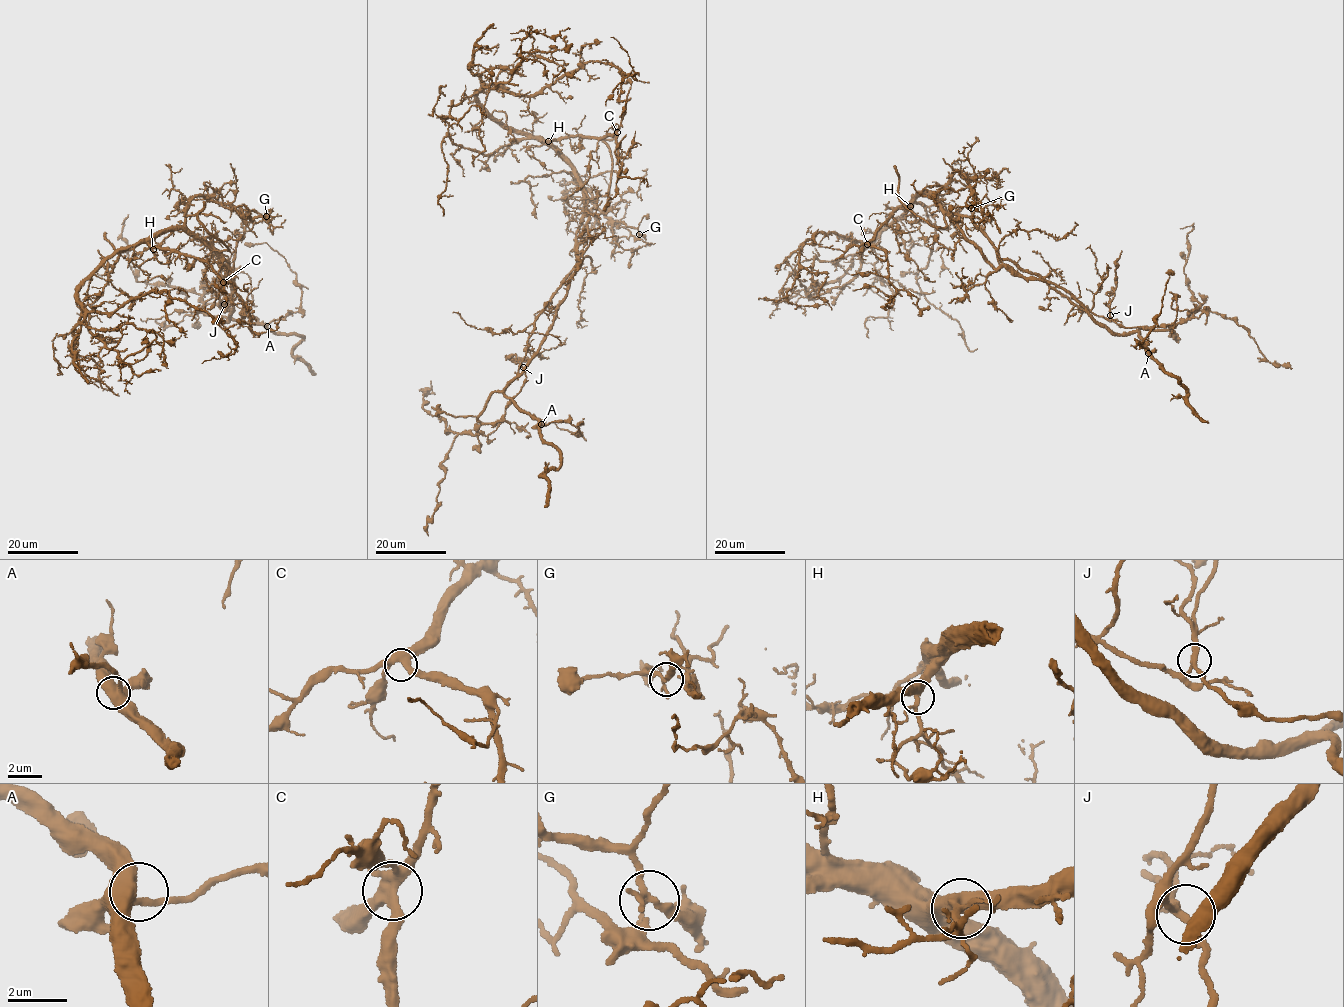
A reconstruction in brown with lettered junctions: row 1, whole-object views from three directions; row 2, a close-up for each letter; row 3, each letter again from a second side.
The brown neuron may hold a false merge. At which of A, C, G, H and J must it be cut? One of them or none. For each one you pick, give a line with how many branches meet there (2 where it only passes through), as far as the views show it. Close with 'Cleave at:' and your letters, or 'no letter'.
G: Branches: 4
Cleave at: G

